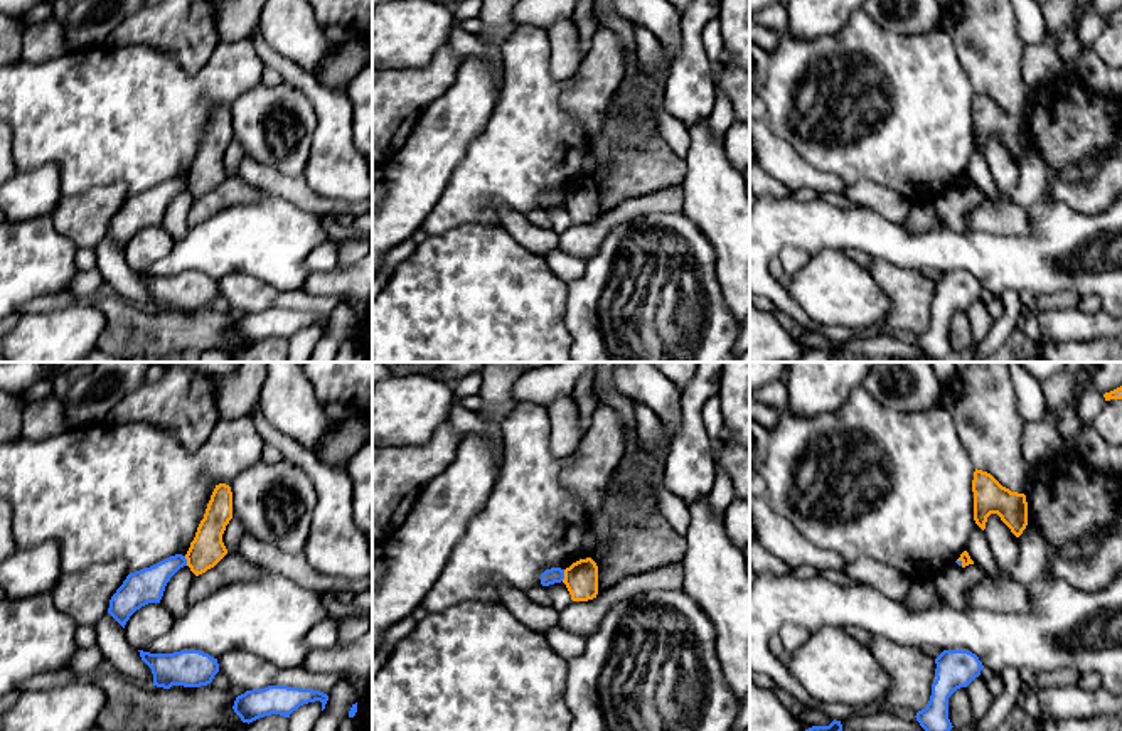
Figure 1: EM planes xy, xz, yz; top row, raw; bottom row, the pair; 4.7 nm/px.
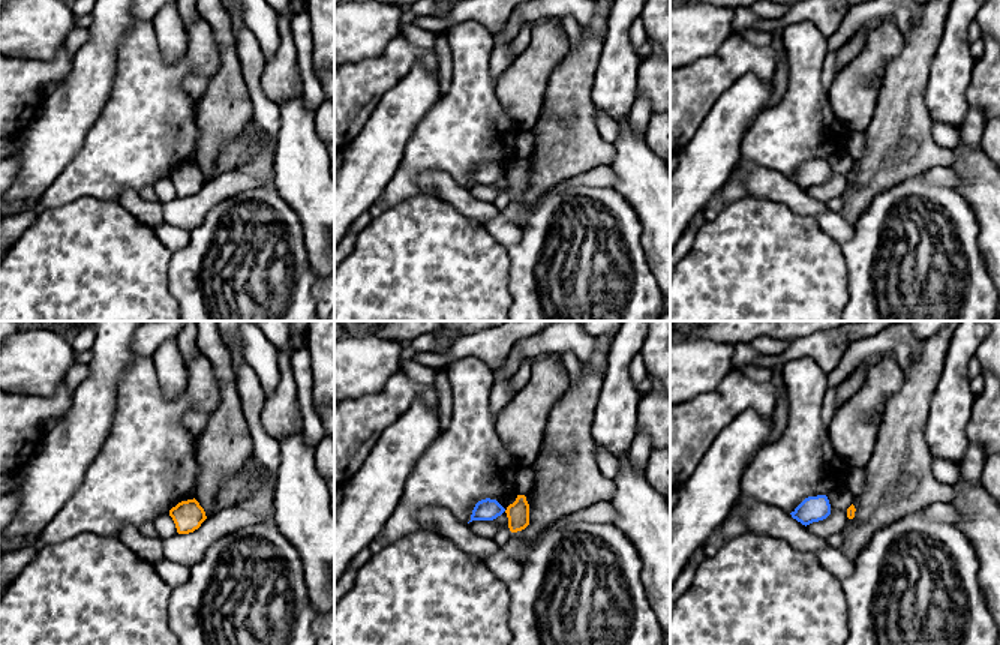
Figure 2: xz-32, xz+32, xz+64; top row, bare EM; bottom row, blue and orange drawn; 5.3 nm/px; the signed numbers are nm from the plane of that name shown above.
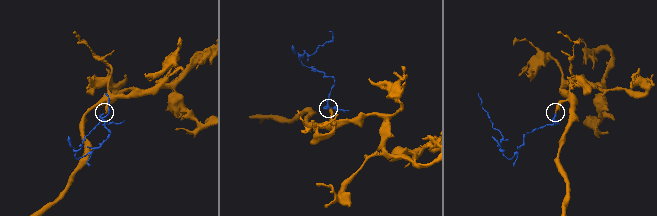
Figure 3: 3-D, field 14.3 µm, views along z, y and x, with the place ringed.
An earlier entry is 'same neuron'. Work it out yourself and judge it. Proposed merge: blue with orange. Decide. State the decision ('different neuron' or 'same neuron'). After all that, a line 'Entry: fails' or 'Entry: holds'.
different neuron
Entry: fails

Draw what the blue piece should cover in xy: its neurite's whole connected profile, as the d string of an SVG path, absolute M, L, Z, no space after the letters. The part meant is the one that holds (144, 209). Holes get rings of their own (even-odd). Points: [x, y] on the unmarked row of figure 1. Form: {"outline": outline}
{"outline": "M182 177L170 179L150 190L130 195L110 222L108 236L125 251L130 239L148 226L160 226L170 200L187 189Z"}

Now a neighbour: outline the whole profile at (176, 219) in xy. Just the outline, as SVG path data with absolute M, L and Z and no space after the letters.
M189 189L180 190L167 205L160 226L177 241L184 237L189 229L189 212L195 197Z

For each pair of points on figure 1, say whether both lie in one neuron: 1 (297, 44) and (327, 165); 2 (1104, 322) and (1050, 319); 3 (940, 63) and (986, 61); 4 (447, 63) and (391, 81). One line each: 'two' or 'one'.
1: two
2: one
3: two
4: one

